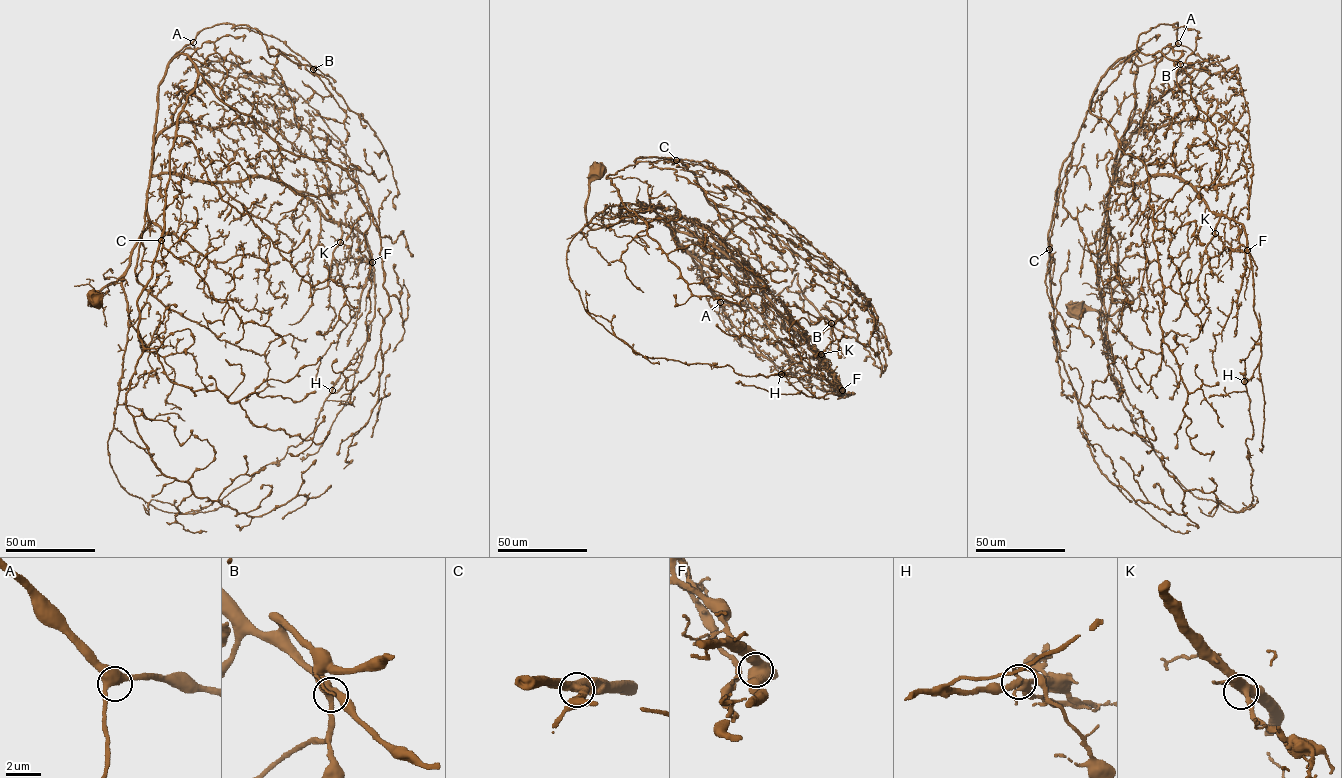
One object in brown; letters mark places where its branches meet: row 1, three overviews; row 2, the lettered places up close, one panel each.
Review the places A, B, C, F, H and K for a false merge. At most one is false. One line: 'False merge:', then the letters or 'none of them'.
False merge: none of them

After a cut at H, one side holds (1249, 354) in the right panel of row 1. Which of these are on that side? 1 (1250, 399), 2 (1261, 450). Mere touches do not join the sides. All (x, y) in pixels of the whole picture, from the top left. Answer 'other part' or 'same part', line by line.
1: same part
2: other part

